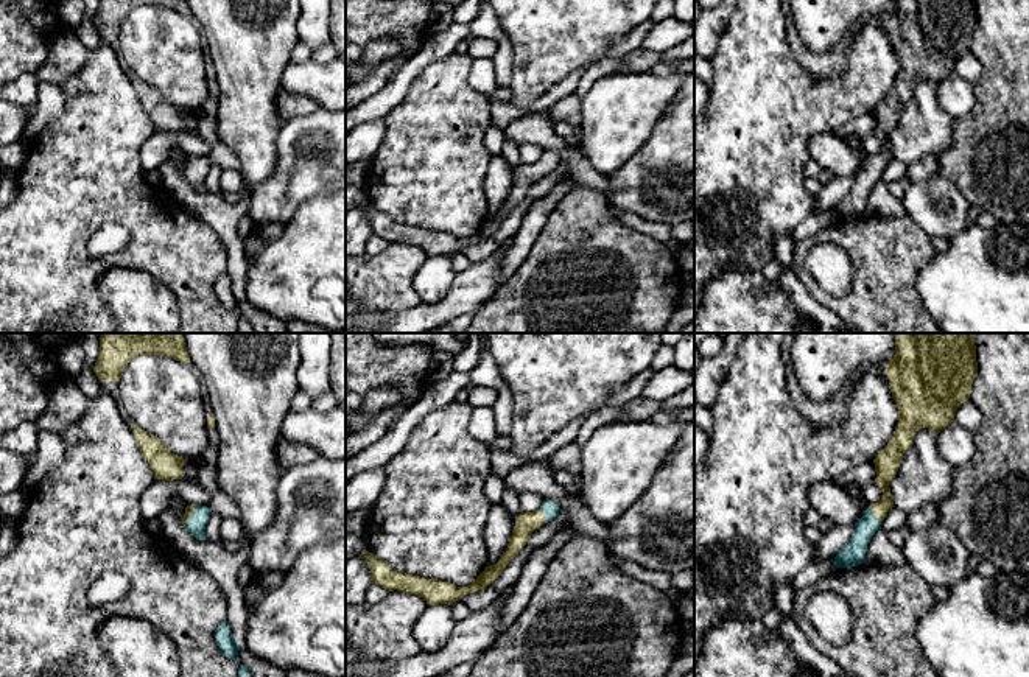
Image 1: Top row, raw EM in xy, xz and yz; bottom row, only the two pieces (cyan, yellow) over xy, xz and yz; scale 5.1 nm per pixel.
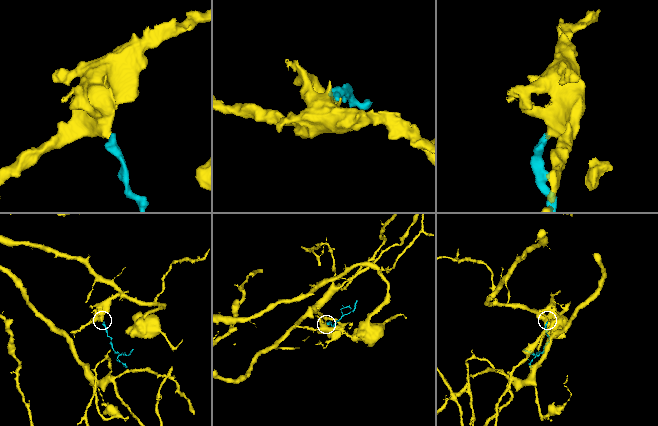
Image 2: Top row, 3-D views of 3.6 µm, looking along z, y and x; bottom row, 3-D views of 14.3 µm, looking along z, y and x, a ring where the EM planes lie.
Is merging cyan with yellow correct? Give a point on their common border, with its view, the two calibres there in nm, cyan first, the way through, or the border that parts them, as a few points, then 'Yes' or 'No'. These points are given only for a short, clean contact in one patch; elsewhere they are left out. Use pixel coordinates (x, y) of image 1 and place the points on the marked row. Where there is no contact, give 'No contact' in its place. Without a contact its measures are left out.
Touches cyan at xy (192, 515). Thickness 100 nm (cyan) against 50 nm. Path across: xy (196, 525), (192, 515), (189, 511). Yes

